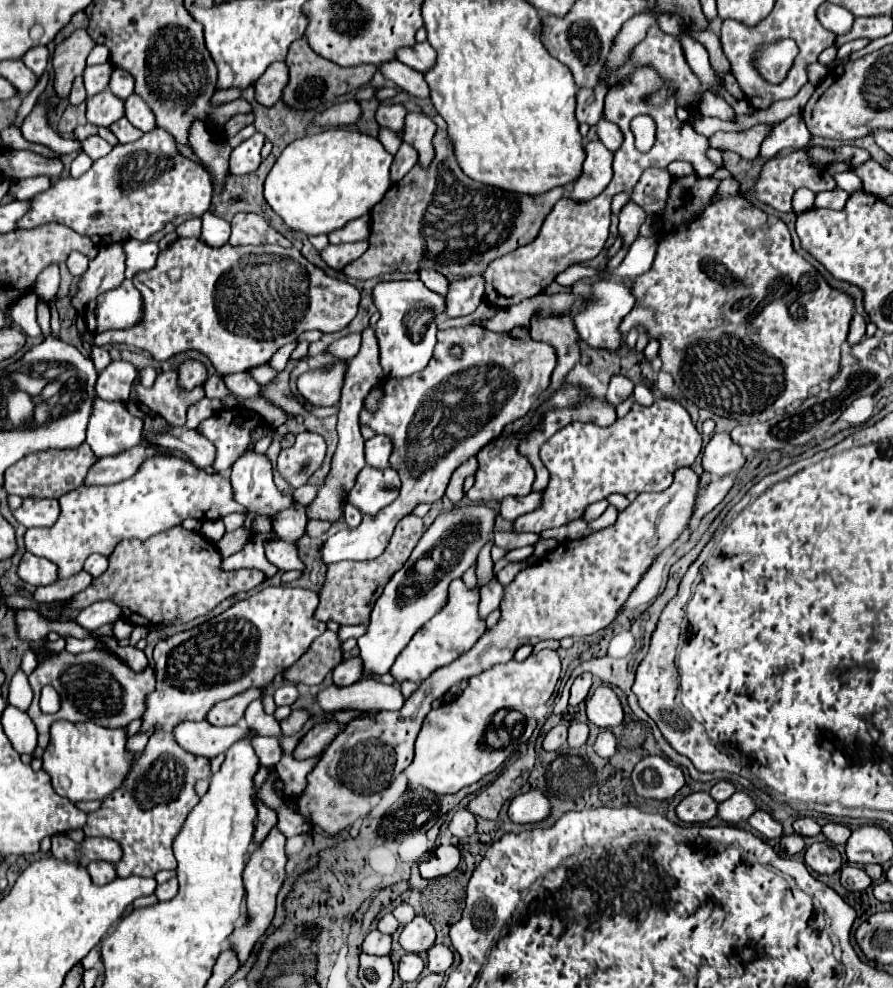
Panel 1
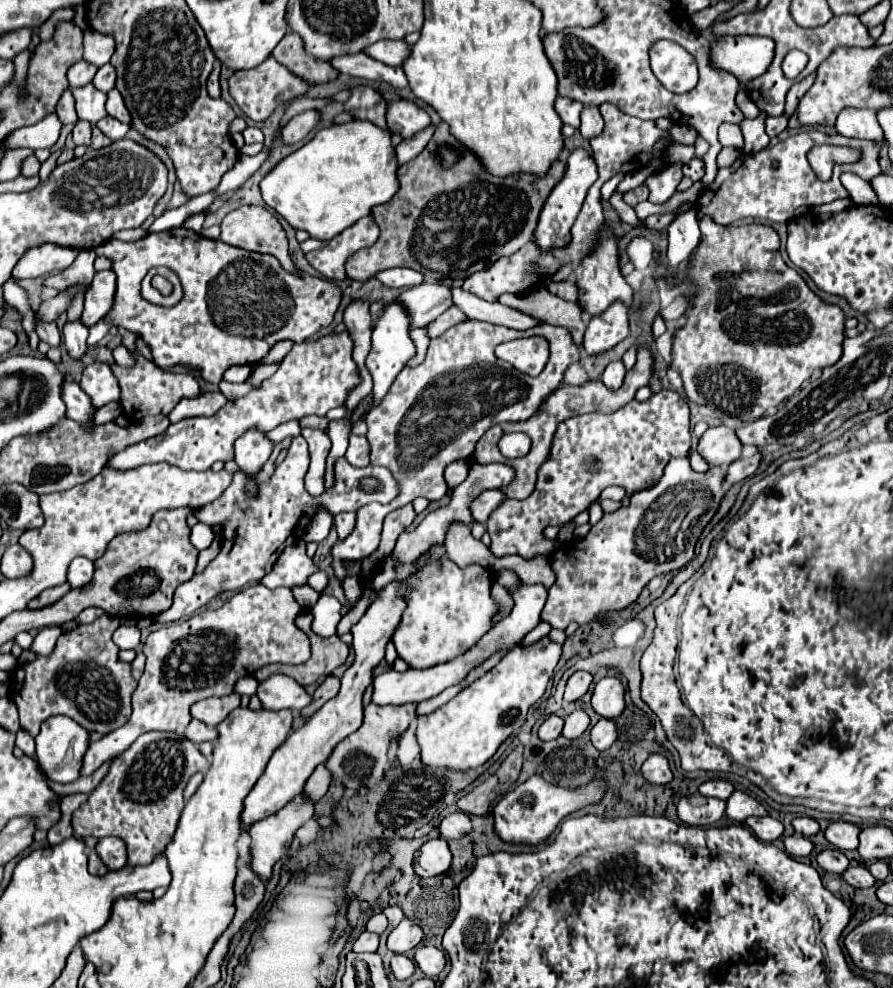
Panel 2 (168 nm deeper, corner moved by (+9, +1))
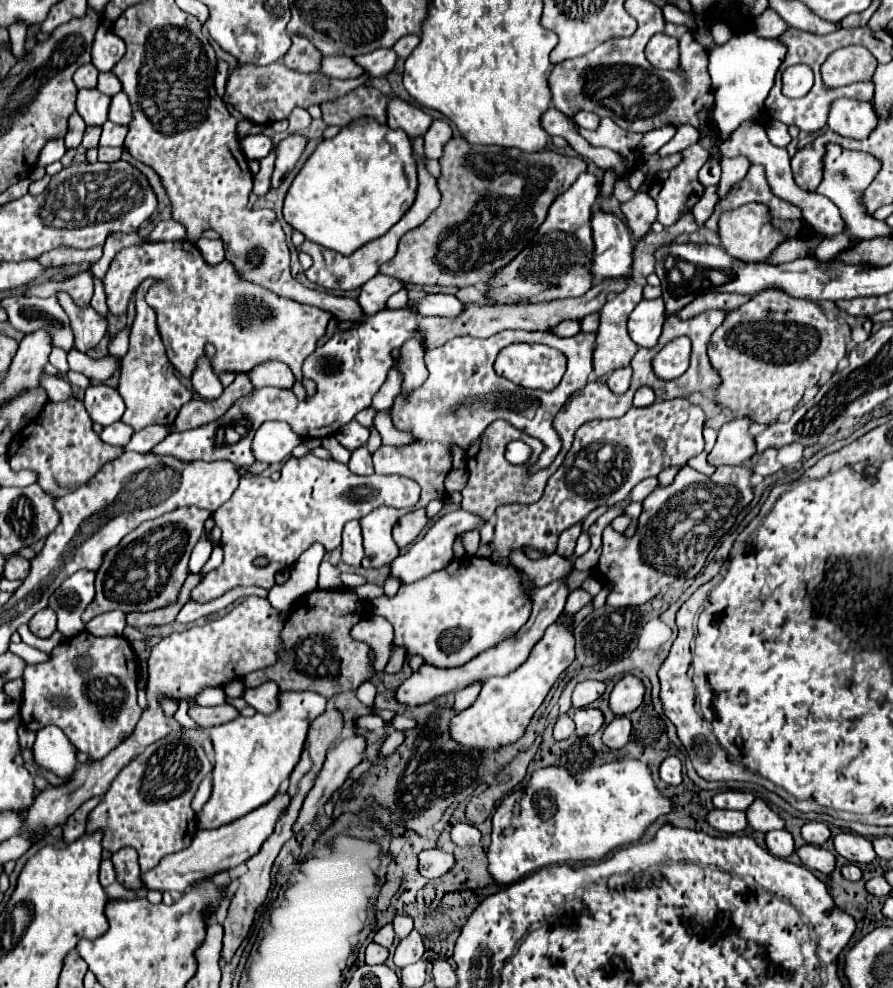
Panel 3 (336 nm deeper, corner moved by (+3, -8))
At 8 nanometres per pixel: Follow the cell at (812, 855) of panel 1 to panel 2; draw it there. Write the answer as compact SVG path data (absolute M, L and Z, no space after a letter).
M827 848L827 850L819 852L815 856L815 860L823 870L833 872L833 874L841 874L849 866L849 860L845 858L845 854L841 850L837 850L837 848Z

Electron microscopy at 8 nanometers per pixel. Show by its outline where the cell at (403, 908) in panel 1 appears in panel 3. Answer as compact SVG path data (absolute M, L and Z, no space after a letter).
M397 915L397 917L393 919L393 927L395 927L395 935L397 935L399 939L403 939L407 933L413 931L413 919L407 917L407 915Z

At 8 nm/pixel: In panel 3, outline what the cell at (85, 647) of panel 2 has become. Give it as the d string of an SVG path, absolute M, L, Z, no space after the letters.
M81 631L79 635L71 637L71 639L65 639L61 645L57 645L51 653L49 653L49 659L45 663L35 663L35 665L27 665L25 667L25 673L23 673L23 683L25 683L25 689L23 689L23 705L21 705L21 719L23 719L23 725L29 729L29 731L39 731L47 725L57 725L65 735L67 739L83 753L89 755L89 759L103 759L109 751L113 751L119 743L123 743L135 729L137 721L141 719L141 713L143 709L139 707L137 703L137 671L139 671L139 661L137 661L137 653L133 651L131 643L125 641L123 637L95 637L91 635L89 631Z

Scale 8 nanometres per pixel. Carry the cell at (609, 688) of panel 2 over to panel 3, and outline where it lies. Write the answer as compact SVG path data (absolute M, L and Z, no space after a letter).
M625 675L623 679L619 679L615 683L615 687L611 691L611 697L609 697L611 711L617 717L631 715L643 703L643 695L645 695L643 681L635 675Z

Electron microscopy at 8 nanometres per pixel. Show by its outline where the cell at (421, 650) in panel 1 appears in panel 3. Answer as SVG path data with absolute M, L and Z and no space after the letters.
M485 557L453 559L445 569L435 571L415 583L403 585L395 597L379 597L368 601L368 611L385 617L395 627L395 643L407 647L409 655L421 655L425 663L435 667L459 667L497 643L513 637L531 615L529 593L535 585L519 567L499 567Z

